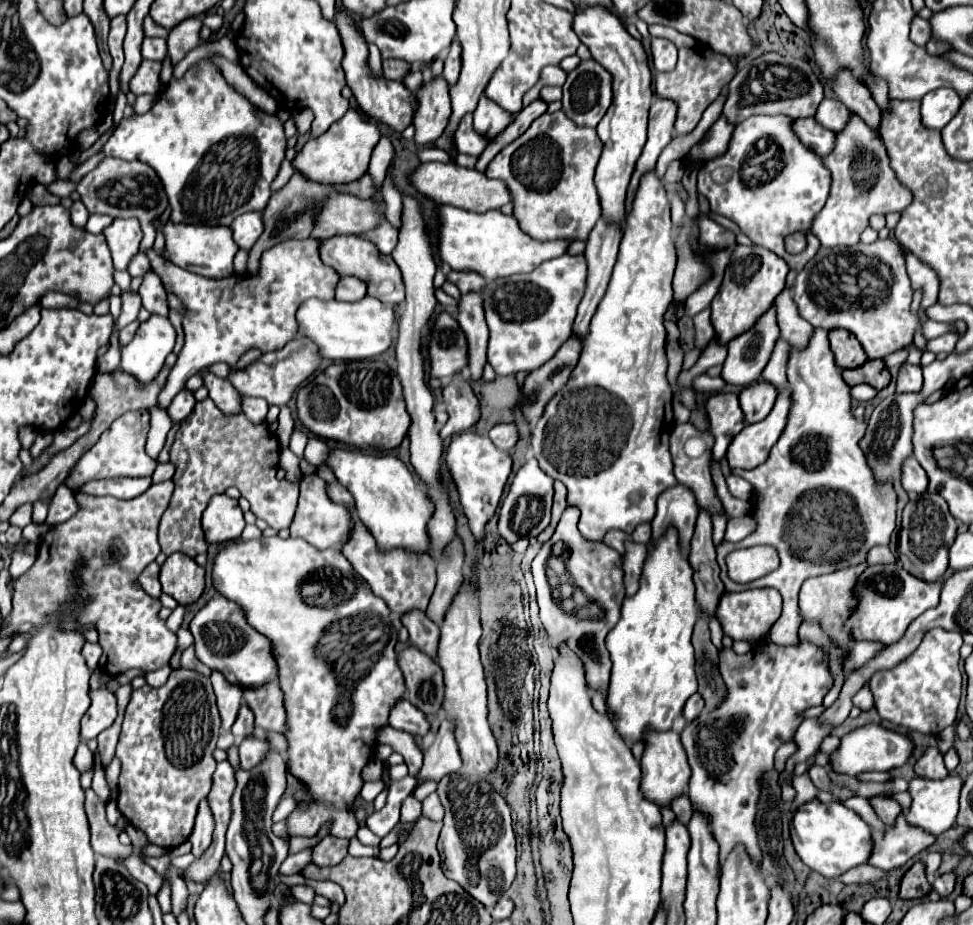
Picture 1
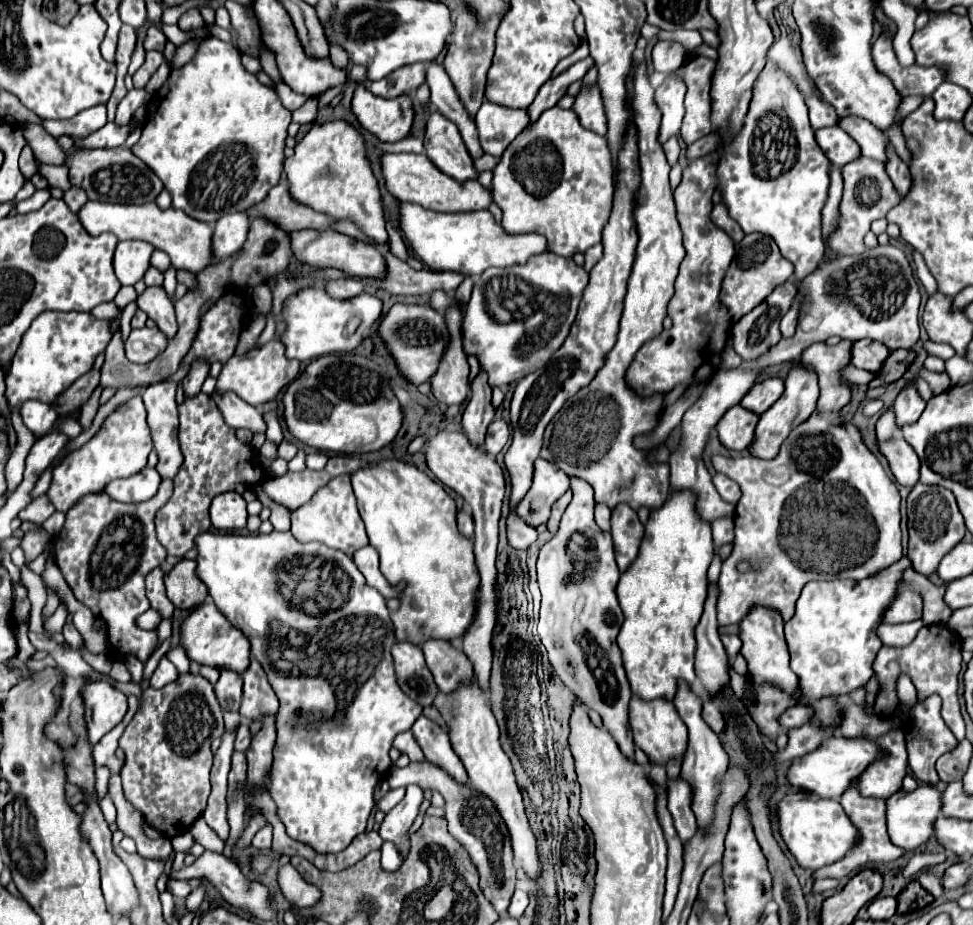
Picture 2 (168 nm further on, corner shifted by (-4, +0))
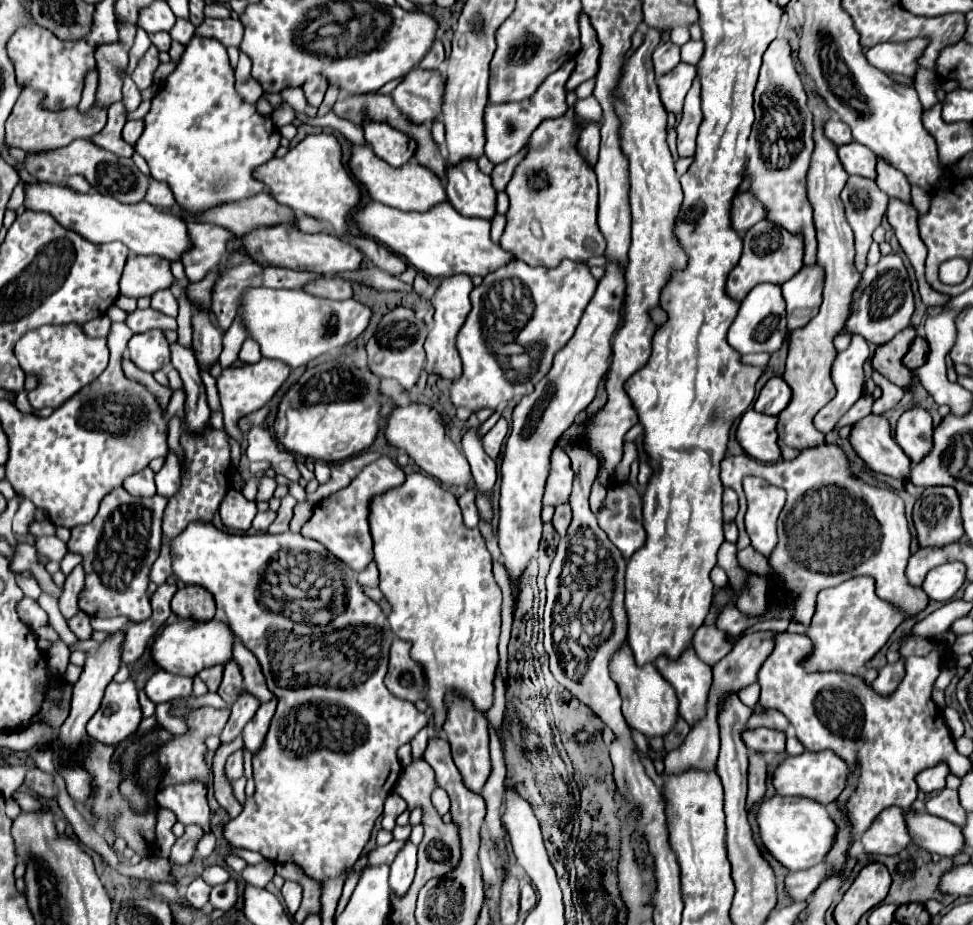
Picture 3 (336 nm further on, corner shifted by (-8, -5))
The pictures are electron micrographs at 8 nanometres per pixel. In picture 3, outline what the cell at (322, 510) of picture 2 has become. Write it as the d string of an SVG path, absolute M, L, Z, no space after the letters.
M381 456L379 460L363 468L363 472L359 472L359 476L355 476L355 480L351 480L347 488L341 488L339 492L335 492L335 496L327 496L327 500L321 500L313 508L313 516L301 528L301 534L305 538L321 542L333 556L337 556L339 560L361 572L373 560L373 542L367 522L369 498L377 492L385 492L389 488L403 484L403 480L405 472L397 464L393 464L387 456Z

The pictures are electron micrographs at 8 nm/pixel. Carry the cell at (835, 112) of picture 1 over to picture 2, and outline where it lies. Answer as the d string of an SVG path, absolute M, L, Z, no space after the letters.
M841 119L839 127L845 129L861 147L861 155L875 159L879 163L887 163L887 147L889 137L879 131L877 127L871 127L865 119Z

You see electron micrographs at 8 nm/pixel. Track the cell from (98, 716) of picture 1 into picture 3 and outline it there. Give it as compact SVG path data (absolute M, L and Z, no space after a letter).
M133 680L123 684L109 682L101 708L87 724L87 732L93 740L115 746L133 734L139 722L141 706L137 702L137 688Z

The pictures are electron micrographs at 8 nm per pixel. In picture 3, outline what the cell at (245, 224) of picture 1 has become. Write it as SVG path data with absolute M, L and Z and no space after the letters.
M191 222L189 236L193 248L183 254L181 262L185 266L185 274L191 282L199 282L205 274L219 266L219 262L227 256L227 240L235 236L227 232L227 228L219 228L217 224Z

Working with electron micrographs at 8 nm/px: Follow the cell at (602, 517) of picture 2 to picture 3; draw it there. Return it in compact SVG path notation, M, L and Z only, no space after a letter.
M595 480L593 492L591 492L591 510L595 510L595 514L601 512L601 506L605 502L605 496L607 496L607 492L603 492L603 488L599 486L599 482Z

